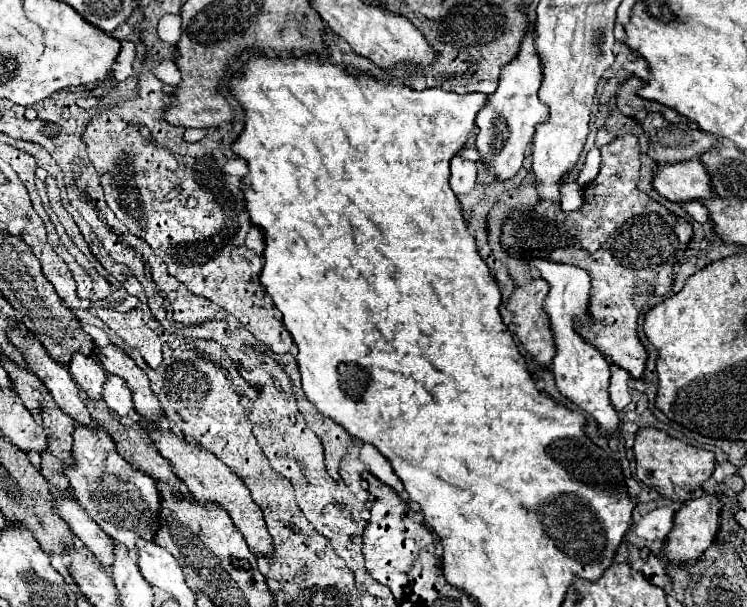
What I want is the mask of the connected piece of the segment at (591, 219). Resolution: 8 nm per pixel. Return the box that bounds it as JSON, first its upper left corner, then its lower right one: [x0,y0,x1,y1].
[501,135,693,377]

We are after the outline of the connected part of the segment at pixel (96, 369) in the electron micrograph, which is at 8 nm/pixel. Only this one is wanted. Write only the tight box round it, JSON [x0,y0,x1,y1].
[69,353,105,399]

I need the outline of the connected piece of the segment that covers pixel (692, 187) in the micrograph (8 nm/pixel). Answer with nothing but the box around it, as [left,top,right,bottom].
[651,159,713,201]

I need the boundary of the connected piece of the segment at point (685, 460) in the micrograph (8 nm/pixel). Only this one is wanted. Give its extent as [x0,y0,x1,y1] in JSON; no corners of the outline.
[633,427,715,501]

